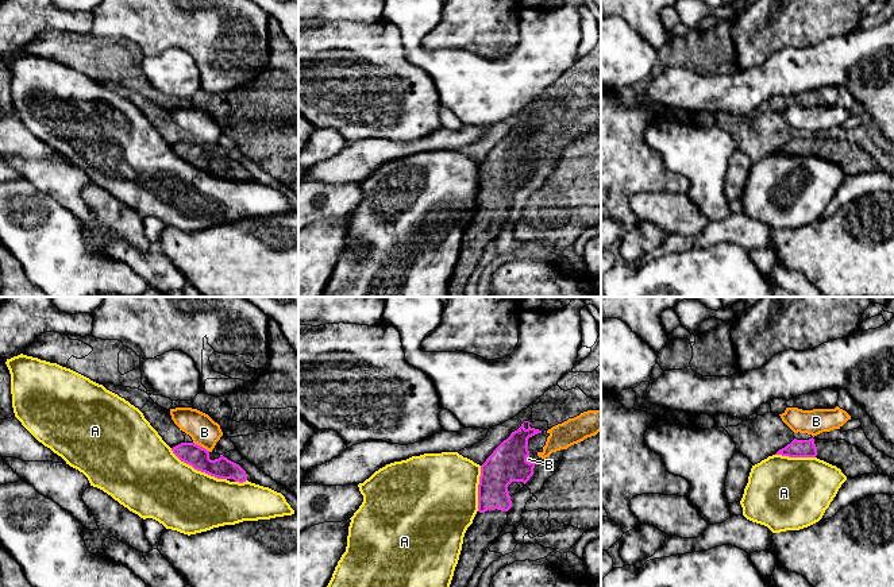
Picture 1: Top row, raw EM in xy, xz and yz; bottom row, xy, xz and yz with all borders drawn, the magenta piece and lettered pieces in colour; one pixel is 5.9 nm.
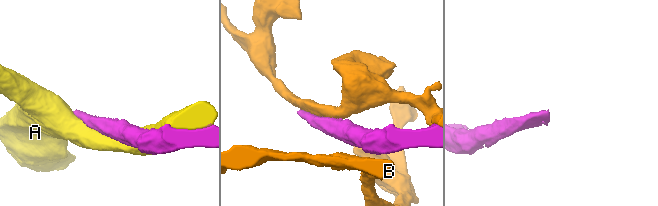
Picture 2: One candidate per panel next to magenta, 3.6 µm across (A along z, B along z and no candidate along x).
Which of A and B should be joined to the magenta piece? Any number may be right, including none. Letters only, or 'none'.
none

